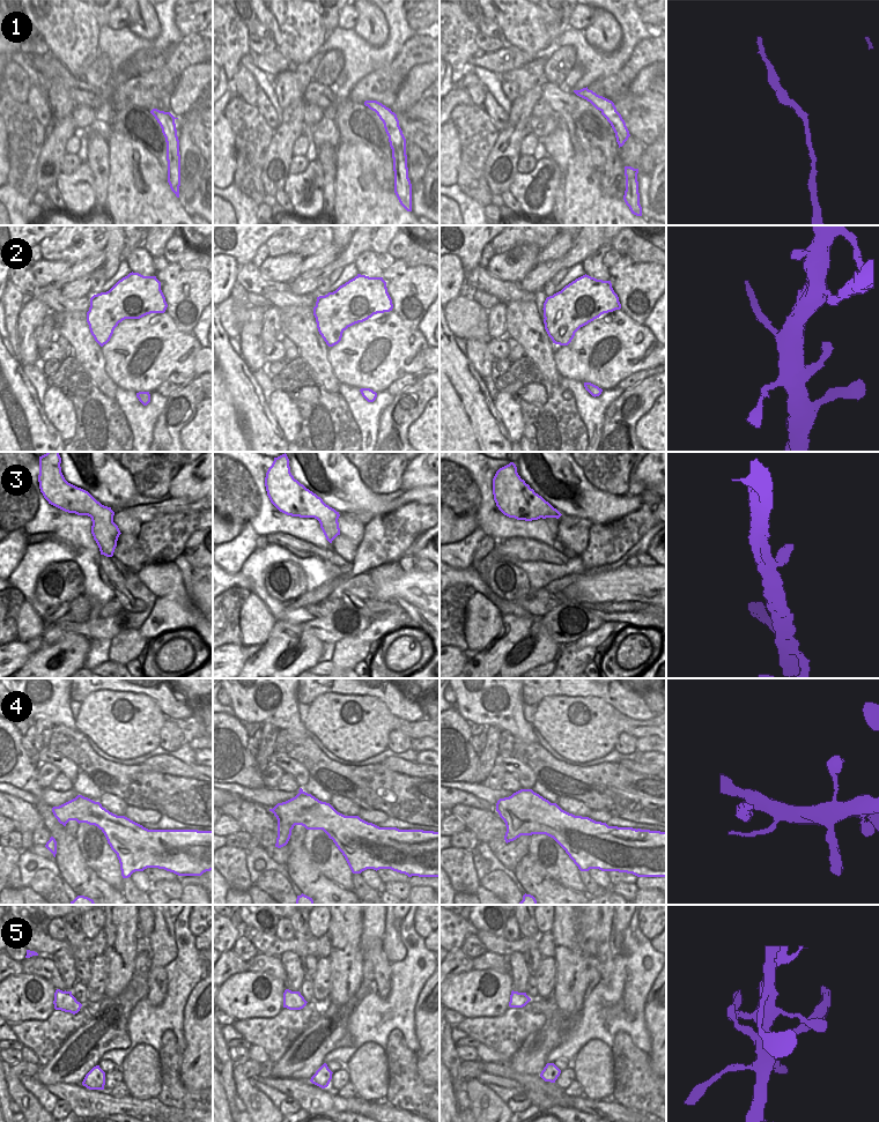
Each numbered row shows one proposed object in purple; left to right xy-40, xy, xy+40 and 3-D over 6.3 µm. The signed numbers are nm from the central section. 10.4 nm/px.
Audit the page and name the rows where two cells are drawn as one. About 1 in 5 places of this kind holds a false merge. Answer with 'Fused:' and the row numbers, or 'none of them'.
Fused: 1, 2

